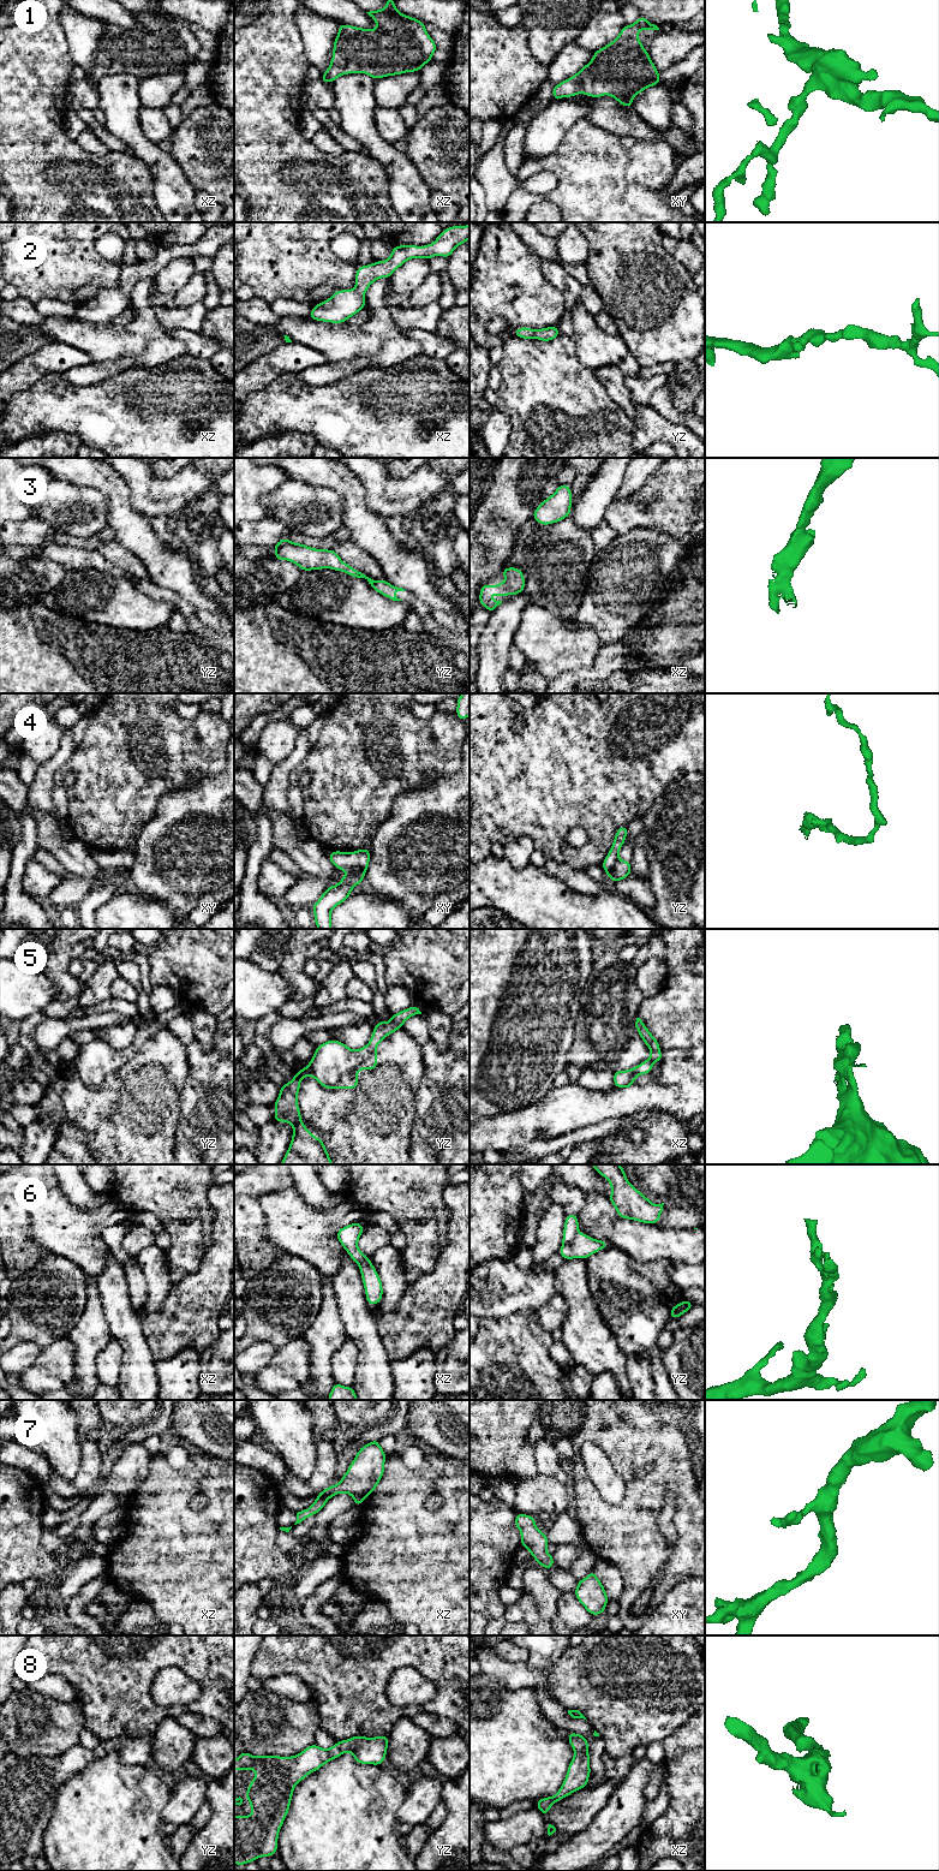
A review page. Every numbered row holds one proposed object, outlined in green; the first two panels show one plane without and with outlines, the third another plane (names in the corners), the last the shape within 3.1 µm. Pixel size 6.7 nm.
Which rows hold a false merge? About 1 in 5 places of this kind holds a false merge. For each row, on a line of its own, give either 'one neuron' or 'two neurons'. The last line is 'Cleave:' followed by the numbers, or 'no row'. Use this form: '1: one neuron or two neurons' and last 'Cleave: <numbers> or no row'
1: one neuron
2: one neuron
3: one neuron
4: two neurons
5: one neuron
6: two neurons
7: one neuron
8: one neuron
Cleave: 4, 6

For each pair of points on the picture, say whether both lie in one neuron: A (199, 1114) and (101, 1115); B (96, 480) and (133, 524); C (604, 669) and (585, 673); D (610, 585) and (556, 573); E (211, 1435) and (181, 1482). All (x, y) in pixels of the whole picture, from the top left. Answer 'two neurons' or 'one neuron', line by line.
A: two neurons
B: one neuron
C: one neuron
D: two neurons
E: two neurons

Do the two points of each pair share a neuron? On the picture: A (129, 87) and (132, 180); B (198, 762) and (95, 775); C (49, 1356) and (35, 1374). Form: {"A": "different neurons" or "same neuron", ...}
{"A": "different neurons", "B": "same neuron", "C": "same neuron"}

